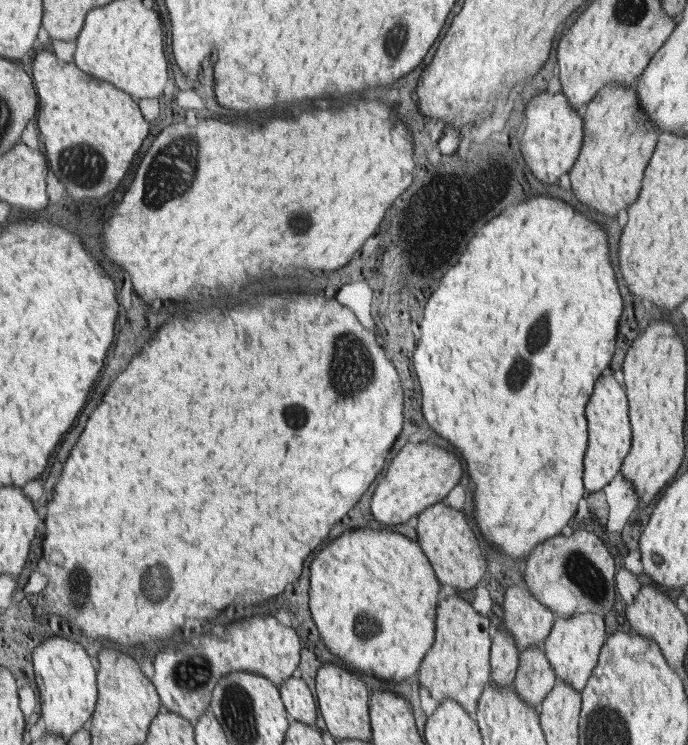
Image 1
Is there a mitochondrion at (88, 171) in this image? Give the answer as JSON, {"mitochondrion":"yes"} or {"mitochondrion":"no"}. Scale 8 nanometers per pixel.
{"mitochondrion":"yes"}

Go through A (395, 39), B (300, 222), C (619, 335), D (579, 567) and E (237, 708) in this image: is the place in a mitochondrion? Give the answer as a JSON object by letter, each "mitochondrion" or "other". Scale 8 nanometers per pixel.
{"A":"mitochondrion","B":"mitochondrion","C":"other","D":"mitochondrion","E":"mitochondrion"}

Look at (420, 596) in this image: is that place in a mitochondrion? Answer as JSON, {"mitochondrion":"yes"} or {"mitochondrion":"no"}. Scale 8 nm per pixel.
{"mitochondrion":"no"}

